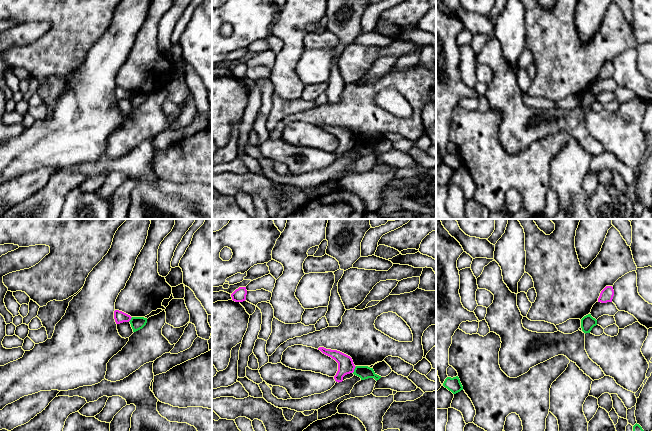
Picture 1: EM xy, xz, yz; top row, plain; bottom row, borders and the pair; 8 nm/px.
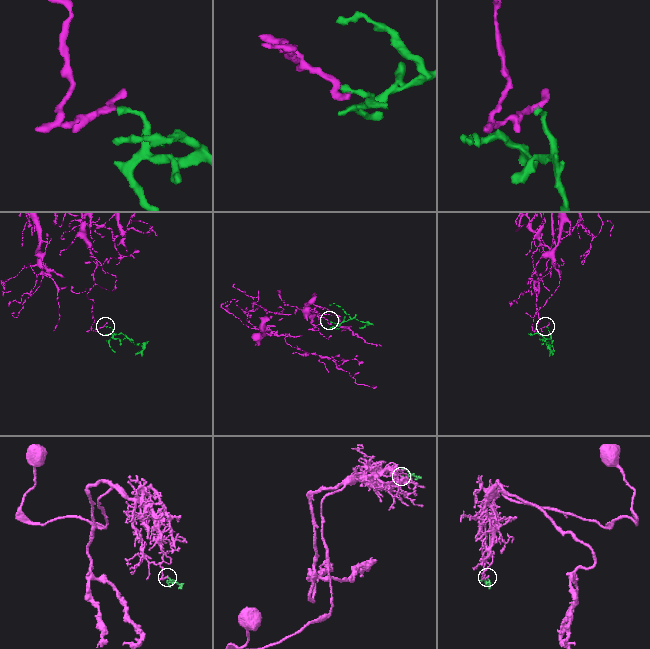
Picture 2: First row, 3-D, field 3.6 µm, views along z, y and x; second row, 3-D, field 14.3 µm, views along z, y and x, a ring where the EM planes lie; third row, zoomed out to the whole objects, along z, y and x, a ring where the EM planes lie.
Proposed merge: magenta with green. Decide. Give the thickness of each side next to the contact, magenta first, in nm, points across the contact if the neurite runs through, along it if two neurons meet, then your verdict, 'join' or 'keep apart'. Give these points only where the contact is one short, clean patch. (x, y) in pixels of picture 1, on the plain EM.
130 nm thick on the magenta side, 110 nm on the other; border along xz (356, 142), (352, 148); keep apart

